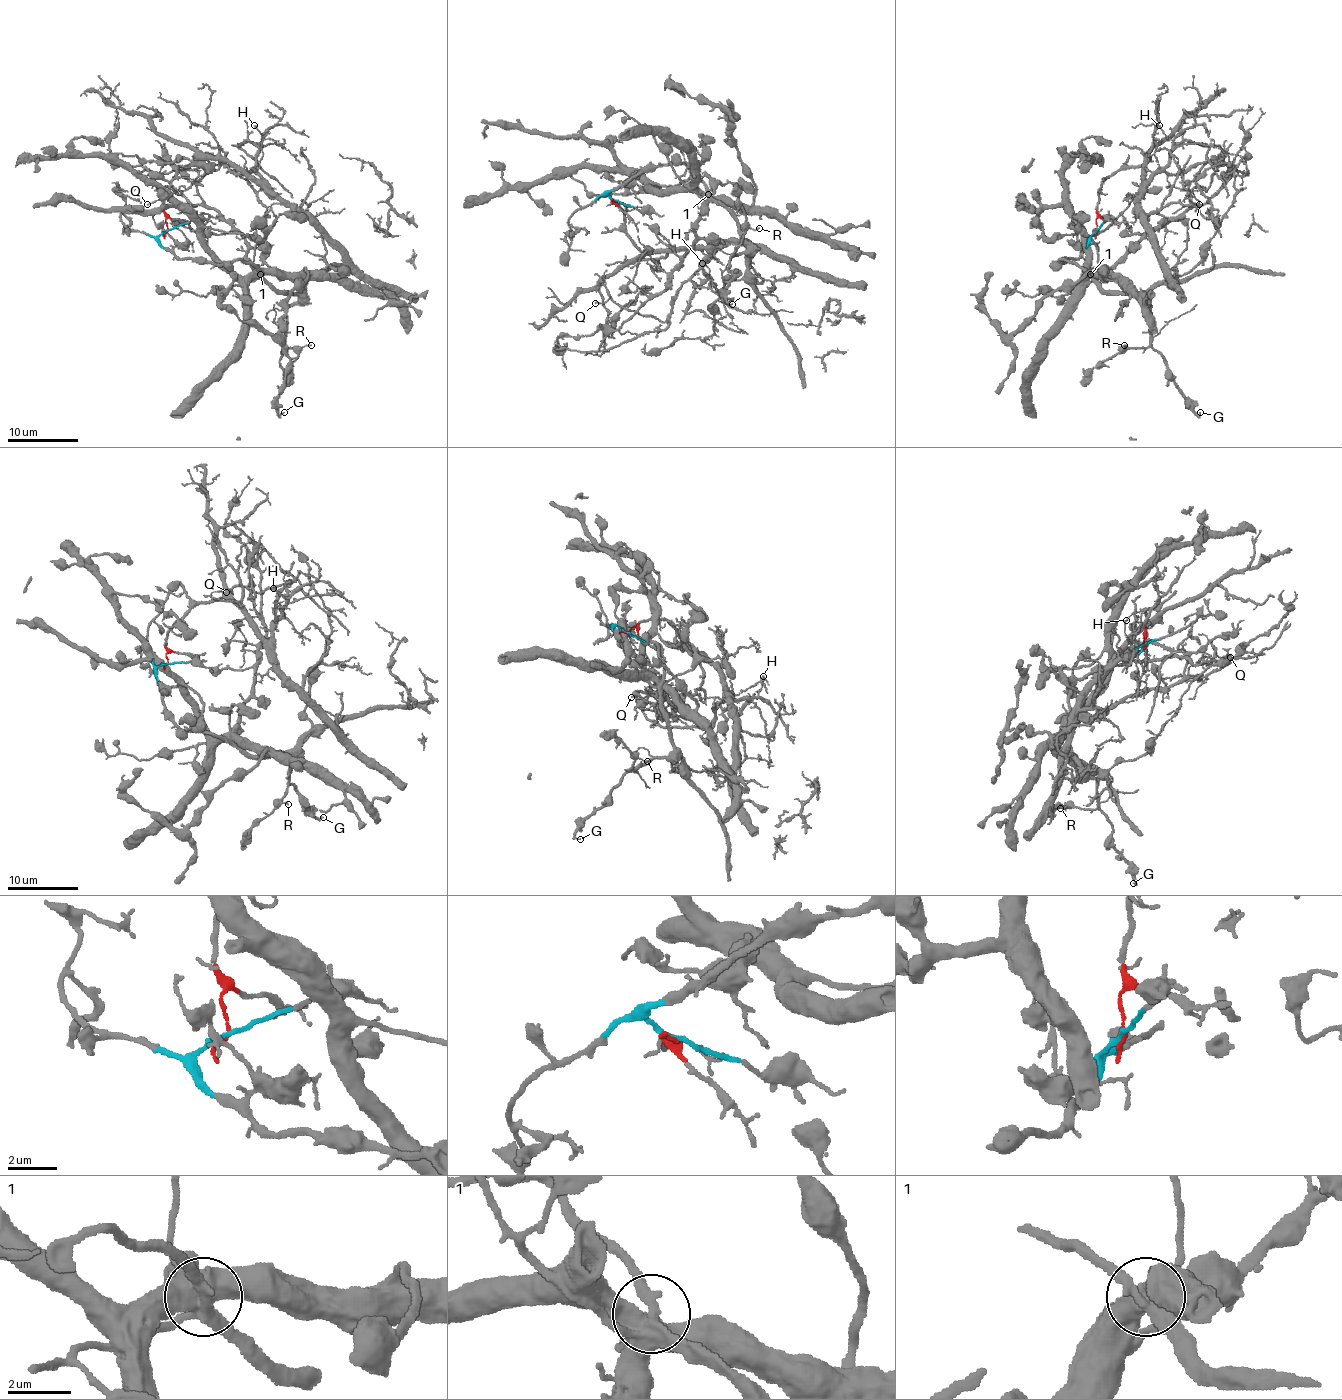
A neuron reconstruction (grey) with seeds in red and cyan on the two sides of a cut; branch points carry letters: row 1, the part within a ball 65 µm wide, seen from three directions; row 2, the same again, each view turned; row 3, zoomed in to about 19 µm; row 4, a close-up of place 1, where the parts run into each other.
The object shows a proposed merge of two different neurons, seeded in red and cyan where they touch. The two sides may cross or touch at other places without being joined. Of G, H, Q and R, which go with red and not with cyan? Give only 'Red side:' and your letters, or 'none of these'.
Red side: H, Q

